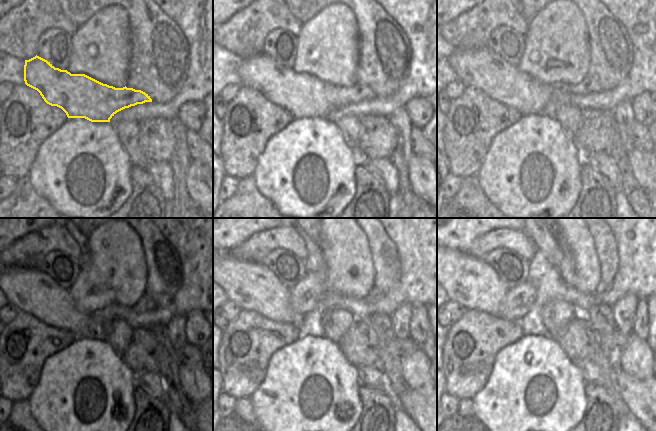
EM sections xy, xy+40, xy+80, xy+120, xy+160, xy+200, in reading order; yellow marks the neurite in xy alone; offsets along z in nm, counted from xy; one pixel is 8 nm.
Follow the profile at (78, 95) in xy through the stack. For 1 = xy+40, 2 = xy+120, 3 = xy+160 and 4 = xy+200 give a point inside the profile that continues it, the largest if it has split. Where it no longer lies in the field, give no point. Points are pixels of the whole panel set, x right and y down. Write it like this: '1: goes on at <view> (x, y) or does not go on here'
1: goes on at xy+40 (304, 96)
2: goes on at xy+120 (30, 290)
3: goes on at xy+160 (252, 286)
4: goes on at xy+200 (469, 281)

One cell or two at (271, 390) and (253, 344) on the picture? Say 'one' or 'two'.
two

